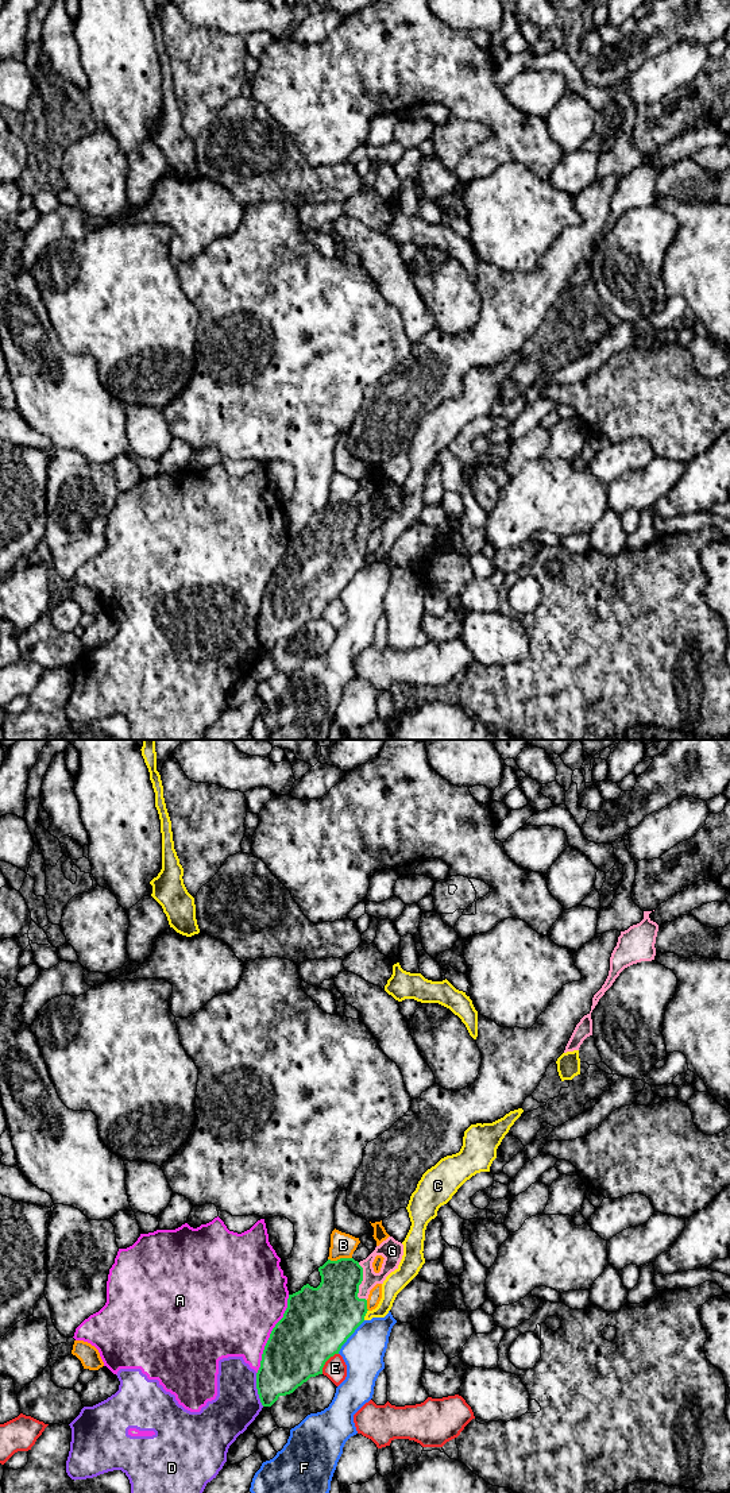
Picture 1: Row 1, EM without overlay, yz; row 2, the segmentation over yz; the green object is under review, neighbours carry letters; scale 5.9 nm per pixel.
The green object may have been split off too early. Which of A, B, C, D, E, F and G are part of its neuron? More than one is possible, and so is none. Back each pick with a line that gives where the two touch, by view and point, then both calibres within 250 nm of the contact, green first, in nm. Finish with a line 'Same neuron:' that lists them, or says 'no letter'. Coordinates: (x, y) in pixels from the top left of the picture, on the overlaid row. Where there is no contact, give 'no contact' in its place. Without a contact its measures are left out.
G: meets green in yz at (360, 1283); 360 nm thick on the green side, 110 nm on the other
Same neuron: G

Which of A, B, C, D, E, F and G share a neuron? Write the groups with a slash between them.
A D / B / C / E / F / G

